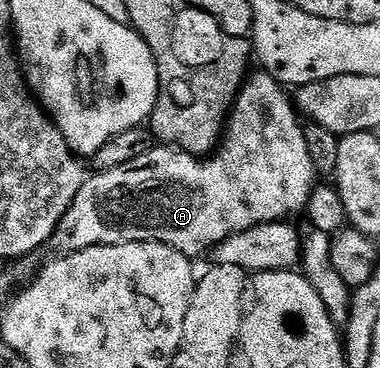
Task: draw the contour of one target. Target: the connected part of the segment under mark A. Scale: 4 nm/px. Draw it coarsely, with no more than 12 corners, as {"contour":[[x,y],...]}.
{"contour":[[253,72],[212,156],[86,177],[51,246],[197,260],[306,209],[286,87]]}

